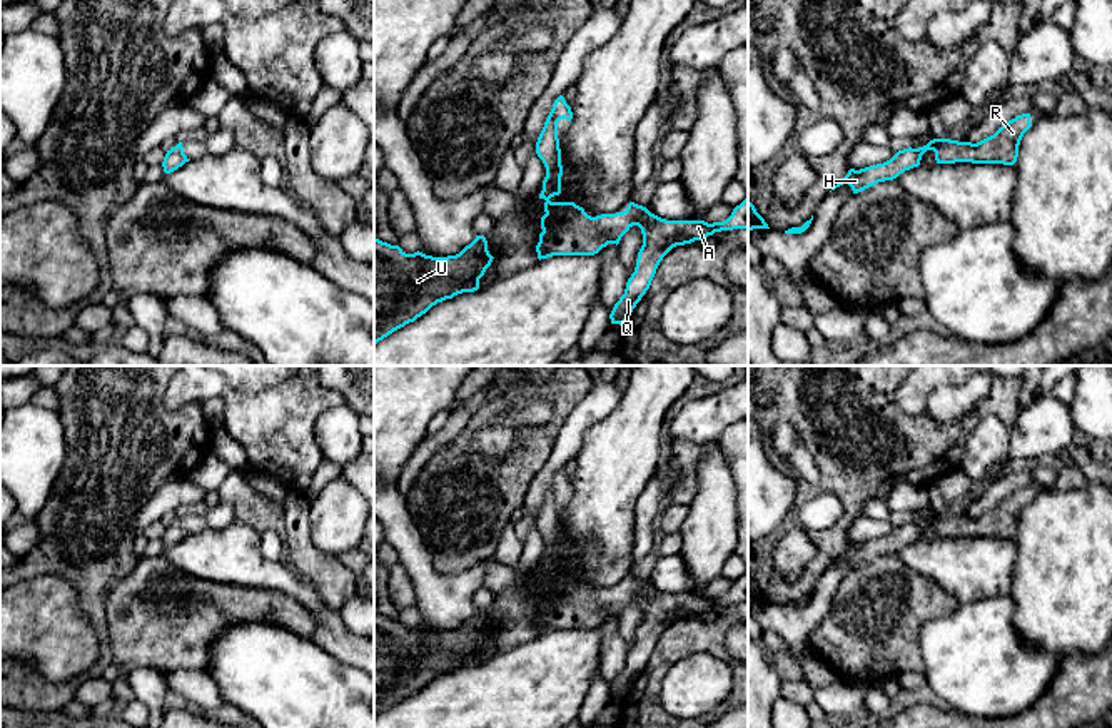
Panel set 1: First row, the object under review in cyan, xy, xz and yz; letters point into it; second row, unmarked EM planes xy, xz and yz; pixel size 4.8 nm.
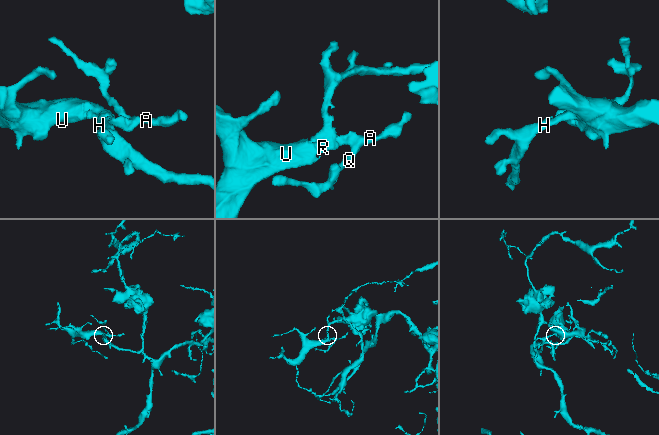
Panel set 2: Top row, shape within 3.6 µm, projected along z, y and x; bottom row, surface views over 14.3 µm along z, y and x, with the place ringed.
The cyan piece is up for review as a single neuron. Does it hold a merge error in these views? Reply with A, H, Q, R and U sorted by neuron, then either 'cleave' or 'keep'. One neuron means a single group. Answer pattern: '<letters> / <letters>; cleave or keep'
A H Q R U; keep

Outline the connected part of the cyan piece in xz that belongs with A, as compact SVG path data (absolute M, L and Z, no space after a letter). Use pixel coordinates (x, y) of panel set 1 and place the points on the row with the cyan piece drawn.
M559 95L544 122L536 142L536 154L546 167L543 190L544 215L541 217L538 259L553 255L594 255L608 244L619 244L621 237L638 225L643 234L643 245L638 252L636 267L626 282L624 294L614 304L611 324L623 326L636 304L646 294L663 257L676 245L701 240L715 232L748 229L748 195L736 205L723 222L705 220L666 220L651 214L646 207L629 202L623 212L591 217L574 202L551 202L561 194L561 149L558 122L571 122L573 112L564 97Z

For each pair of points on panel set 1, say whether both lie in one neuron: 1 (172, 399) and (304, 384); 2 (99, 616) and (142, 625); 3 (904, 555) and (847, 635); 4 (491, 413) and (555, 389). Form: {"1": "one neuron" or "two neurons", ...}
{"1": "one neuron", "2": "two neurons", "3": "two neurons", "4": "one neuron"}

